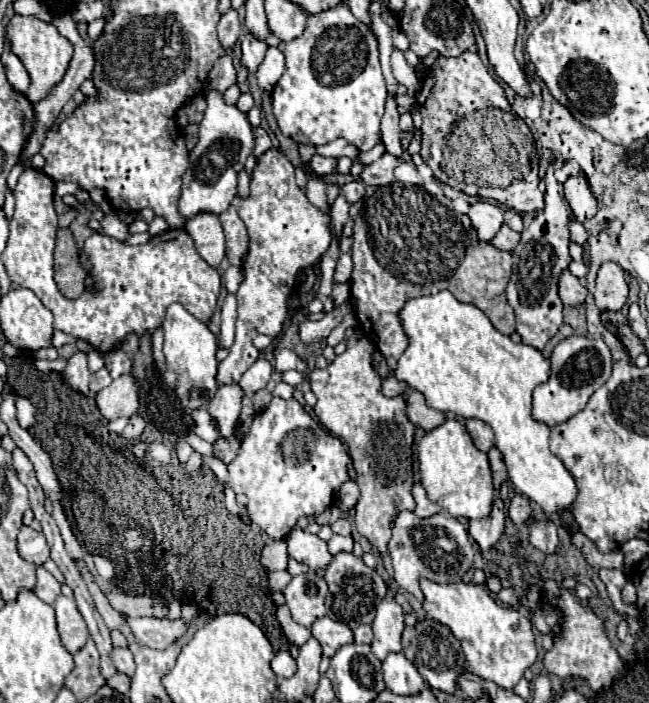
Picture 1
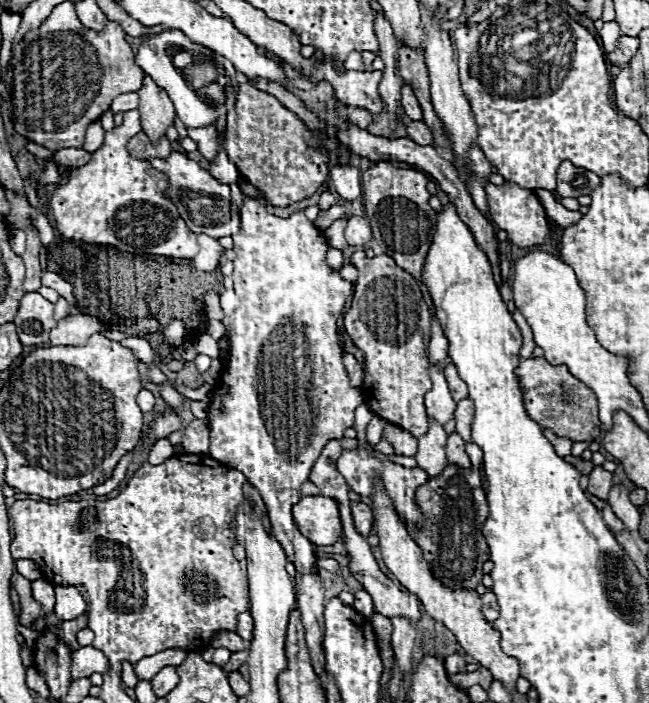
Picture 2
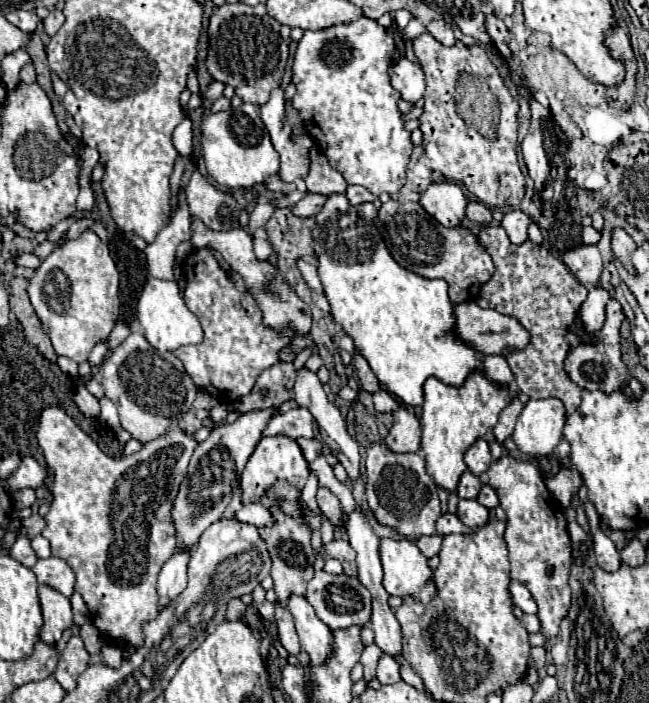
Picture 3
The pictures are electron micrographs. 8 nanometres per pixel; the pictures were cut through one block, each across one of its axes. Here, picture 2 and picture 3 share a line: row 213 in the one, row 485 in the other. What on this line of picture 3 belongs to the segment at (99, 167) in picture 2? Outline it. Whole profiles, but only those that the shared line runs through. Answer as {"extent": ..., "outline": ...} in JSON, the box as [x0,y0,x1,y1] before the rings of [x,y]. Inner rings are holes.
{"extent":[36,406,196,646],"outline":[[[48,406],[40,414],[36,438],[44,450],[44,458],[52,480],[52,500],[48,514],[44,516],[46,528],[42,536],[50,542],[52,554],[66,560],[76,574],[74,590],[88,604],[90,618],[100,630],[104,640],[124,642],[130,646],[144,646],[144,624],[158,616],[156,578],[162,566],[176,552],[174,526],[170,522],[170,502],[178,494],[178,486],[188,470],[188,460],[196,448],[190,434],[178,426],[170,428],[162,438],[144,444],[138,452],[122,458],[104,454],[98,444],[80,430],[80,426],[58,406]]]}

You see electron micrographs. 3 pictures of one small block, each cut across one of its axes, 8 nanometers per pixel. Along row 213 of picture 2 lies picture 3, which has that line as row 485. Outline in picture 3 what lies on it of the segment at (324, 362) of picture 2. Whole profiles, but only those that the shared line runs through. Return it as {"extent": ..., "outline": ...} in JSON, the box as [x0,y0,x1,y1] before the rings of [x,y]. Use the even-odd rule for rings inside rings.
{"extent":[240,436,308,502],"outline":[[[266,436],[260,438],[258,446],[254,448],[250,460],[246,462],[246,468],[242,472],[240,478],[240,488],[244,494],[244,502],[258,502],[260,496],[264,496],[264,490],[274,484],[276,480],[286,478],[288,482],[292,482],[298,488],[304,488],[306,480],[308,480],[308,462],[302,456],[300,446],[296,444],[296,440],[288,438],[288,436]]]}

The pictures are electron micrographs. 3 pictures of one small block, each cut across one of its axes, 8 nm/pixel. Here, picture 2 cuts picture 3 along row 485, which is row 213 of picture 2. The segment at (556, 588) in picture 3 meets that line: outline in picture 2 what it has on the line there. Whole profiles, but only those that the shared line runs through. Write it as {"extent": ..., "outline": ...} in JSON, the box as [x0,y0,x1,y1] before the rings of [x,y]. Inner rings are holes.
{"extent":[486,180,548,248],"outline":[[[508,180],[504,182],[504,186],[494,186],[494,184],[486,184],[486,200],[488,200],[488,212],[492,216],[492,222],[496,228],[502,228],[508,232],[508,238],[512,244],[526,248],[526,246],[536,246],[542,244],[548,236],[548,220],[544,214],[542,204],[538,202],[538,198],[534,196],[532,190],[522,190],[516,184],[510,184]]]}

